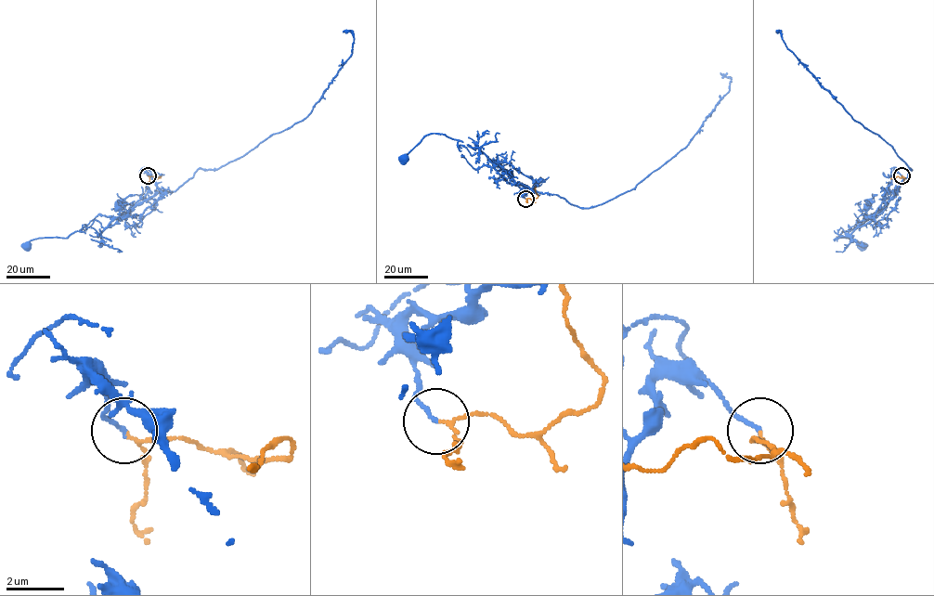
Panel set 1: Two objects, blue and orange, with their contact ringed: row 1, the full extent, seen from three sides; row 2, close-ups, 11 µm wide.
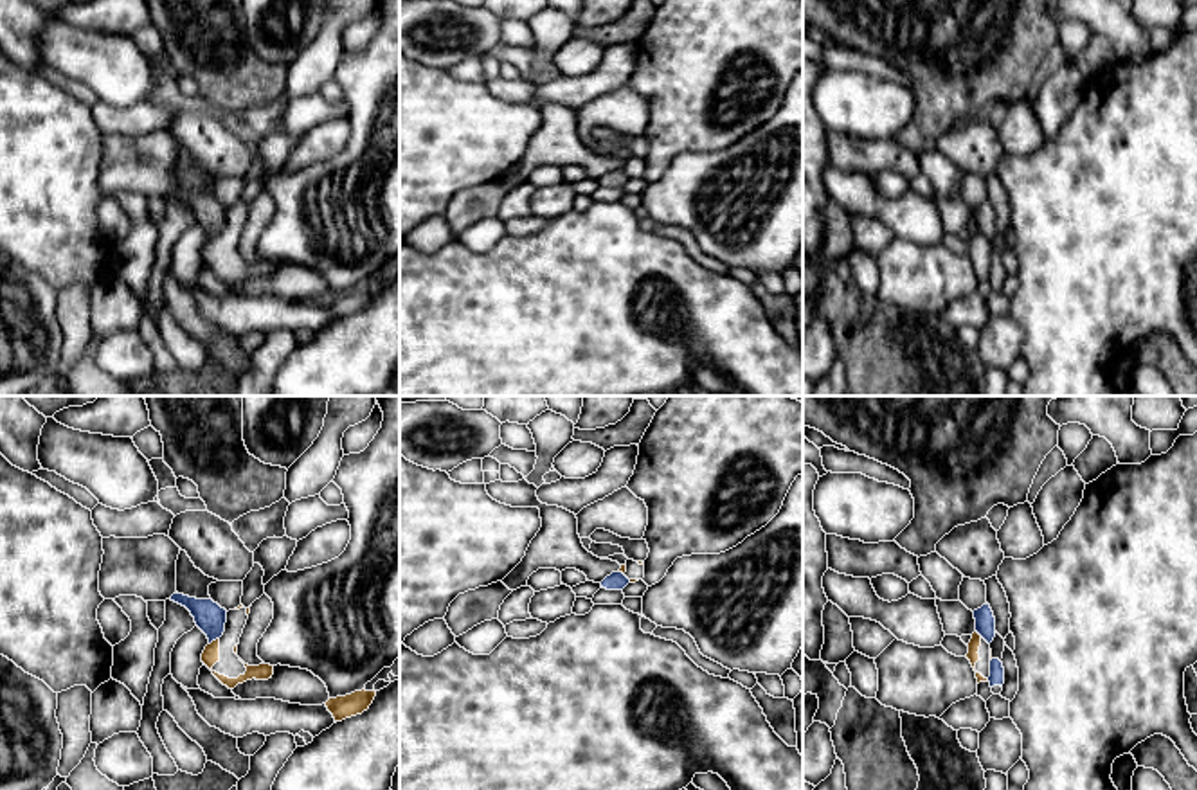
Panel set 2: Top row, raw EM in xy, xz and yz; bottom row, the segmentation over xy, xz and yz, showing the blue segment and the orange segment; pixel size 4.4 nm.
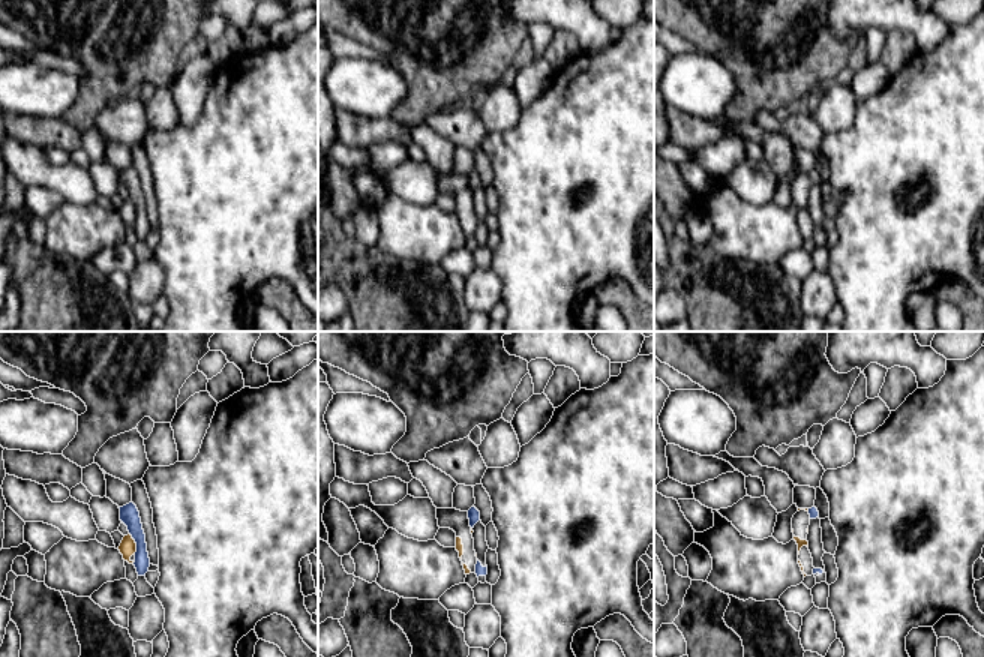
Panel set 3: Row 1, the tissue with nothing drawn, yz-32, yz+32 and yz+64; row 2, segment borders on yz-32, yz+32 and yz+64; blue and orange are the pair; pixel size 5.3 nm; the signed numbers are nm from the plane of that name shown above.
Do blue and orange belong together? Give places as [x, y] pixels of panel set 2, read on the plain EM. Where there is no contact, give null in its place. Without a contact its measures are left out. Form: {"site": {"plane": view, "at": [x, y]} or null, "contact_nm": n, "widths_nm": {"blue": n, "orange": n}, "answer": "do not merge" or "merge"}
{"site": {"plane": "xy", "at": [213, 236]}, "contact_nm": 60, "widths_nm": {"blue": 140, "orange": 80}, "answer": "do not merge"}

